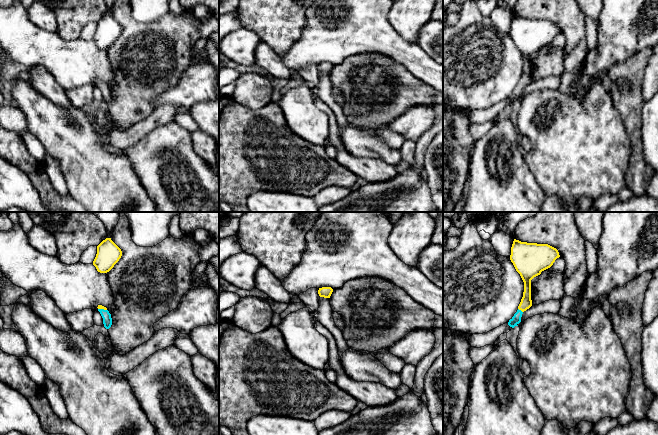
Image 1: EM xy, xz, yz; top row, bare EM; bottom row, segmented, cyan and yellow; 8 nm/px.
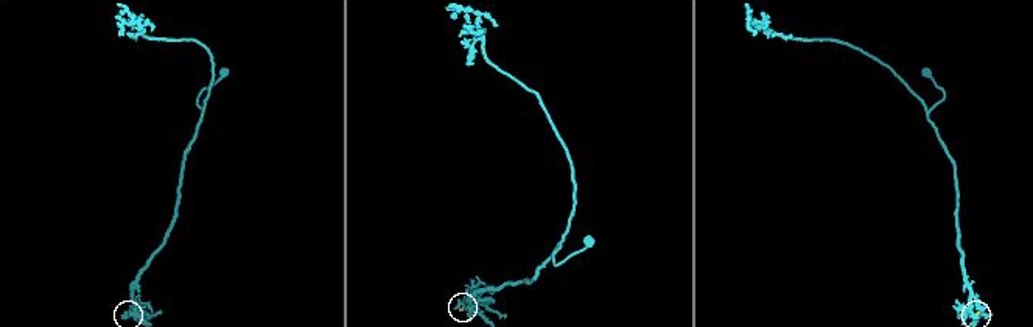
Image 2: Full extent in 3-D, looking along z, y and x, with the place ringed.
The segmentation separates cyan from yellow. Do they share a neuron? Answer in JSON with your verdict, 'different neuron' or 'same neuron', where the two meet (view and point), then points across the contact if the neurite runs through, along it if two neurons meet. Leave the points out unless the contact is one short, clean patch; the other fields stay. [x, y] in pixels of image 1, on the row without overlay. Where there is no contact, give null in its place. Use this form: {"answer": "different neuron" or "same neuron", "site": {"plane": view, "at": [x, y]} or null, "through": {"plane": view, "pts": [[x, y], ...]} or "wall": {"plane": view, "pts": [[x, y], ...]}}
{"answer": "same neuron", "site": {"plane": "yz", "at": [520, 86]}, "through": {"plane": "yz", "pts": [[516, 95], [520, 86], [526, 78]]}}

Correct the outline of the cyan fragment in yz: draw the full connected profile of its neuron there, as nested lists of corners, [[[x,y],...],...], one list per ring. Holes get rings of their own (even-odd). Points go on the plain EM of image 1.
[[[514,15],[510,36],[524,58],[524,68],[517,88],[508,98],[510,103],[518,102],[523,88],[532,82],[531,56],[550,44],[559,33],[558,26],[548,20],[527,19]]]

